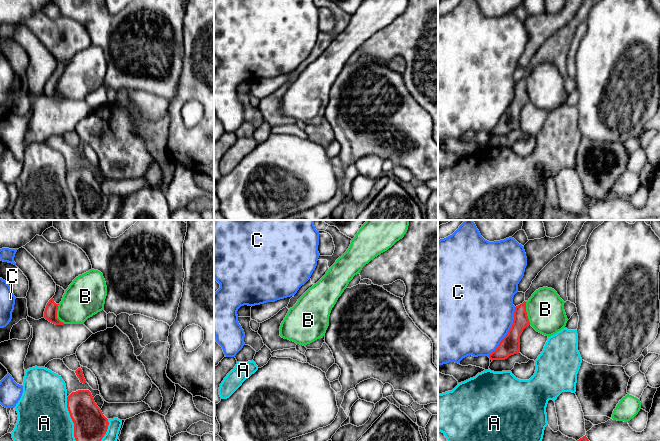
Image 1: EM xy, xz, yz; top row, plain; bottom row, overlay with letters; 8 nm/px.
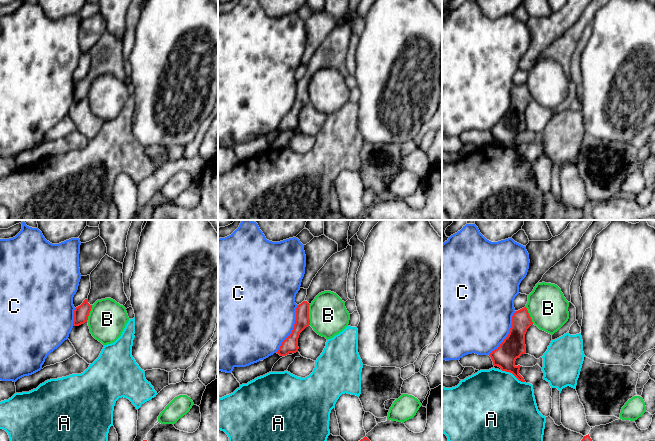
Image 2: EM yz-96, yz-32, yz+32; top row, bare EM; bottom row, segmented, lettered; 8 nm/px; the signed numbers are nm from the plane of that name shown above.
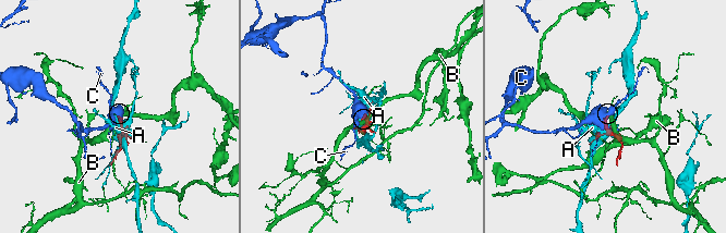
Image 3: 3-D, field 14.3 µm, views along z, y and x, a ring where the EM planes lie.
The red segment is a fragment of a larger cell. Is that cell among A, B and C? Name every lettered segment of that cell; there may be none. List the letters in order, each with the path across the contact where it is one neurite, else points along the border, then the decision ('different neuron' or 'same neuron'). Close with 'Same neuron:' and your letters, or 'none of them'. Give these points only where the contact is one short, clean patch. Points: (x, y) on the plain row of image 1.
A: different neuron
B: border yz (524, 77), (526, 91), (530, 100); different neuron
C: different neuron
Same neuron: none of them

